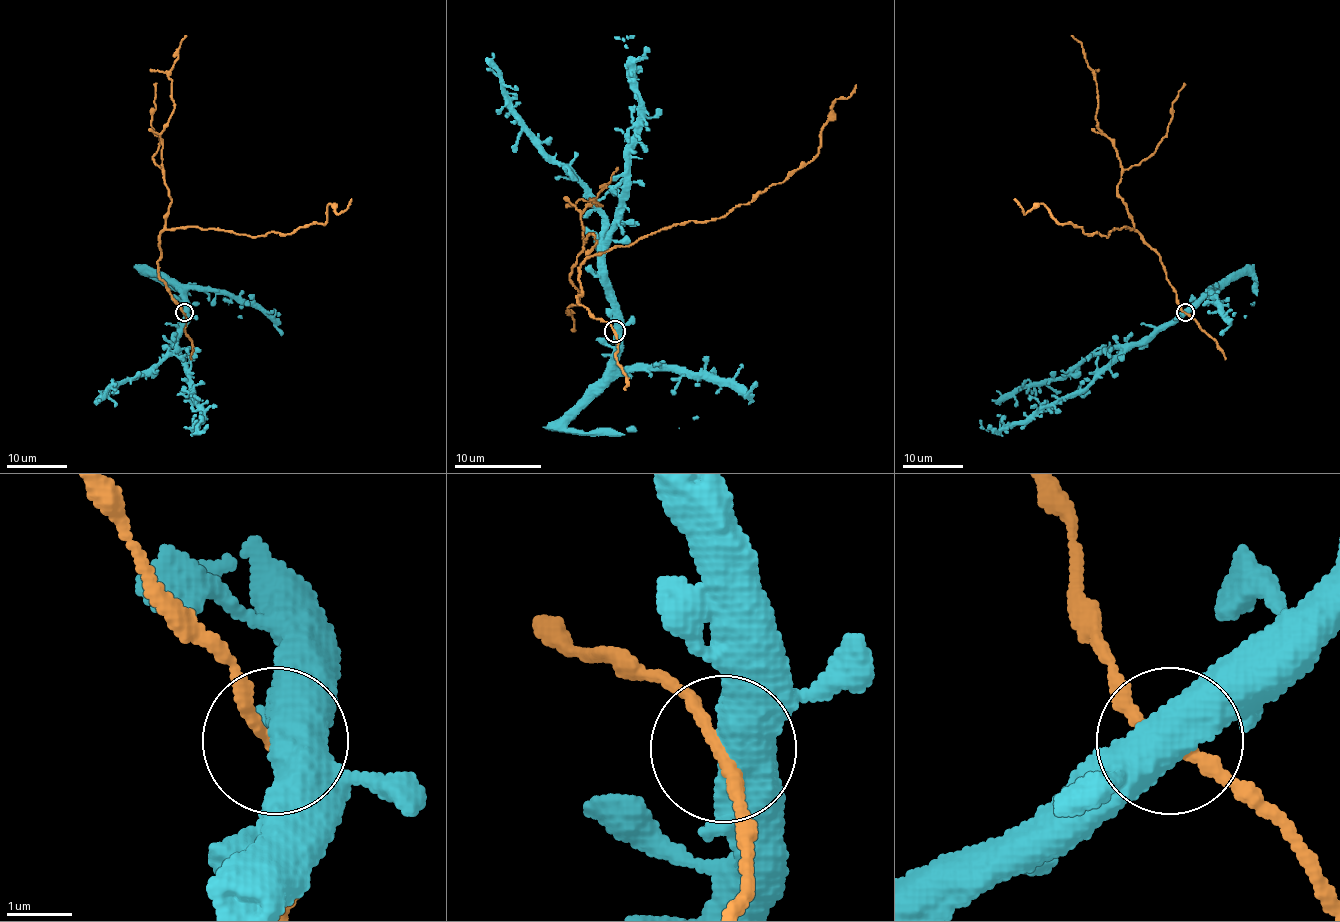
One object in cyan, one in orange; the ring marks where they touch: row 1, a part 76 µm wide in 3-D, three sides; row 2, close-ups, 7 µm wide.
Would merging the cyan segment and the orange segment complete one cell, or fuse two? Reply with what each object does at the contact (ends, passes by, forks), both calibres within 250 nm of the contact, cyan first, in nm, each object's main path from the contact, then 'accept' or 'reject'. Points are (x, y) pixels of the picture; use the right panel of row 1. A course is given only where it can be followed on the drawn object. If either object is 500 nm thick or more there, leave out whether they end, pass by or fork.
550/190 nm | cyan via (1185, 312), (1122, 351), (1084, 389), (1042, 404), (1024, 421), (1007, 422), (994, 433), (983, 428), (980, 419) | orange via (1185, 312), (1158, 255), (1134, 229), (1089, 234), (1062, 223), (1042, 203), (1024, 212), (1013, 199) | accept

